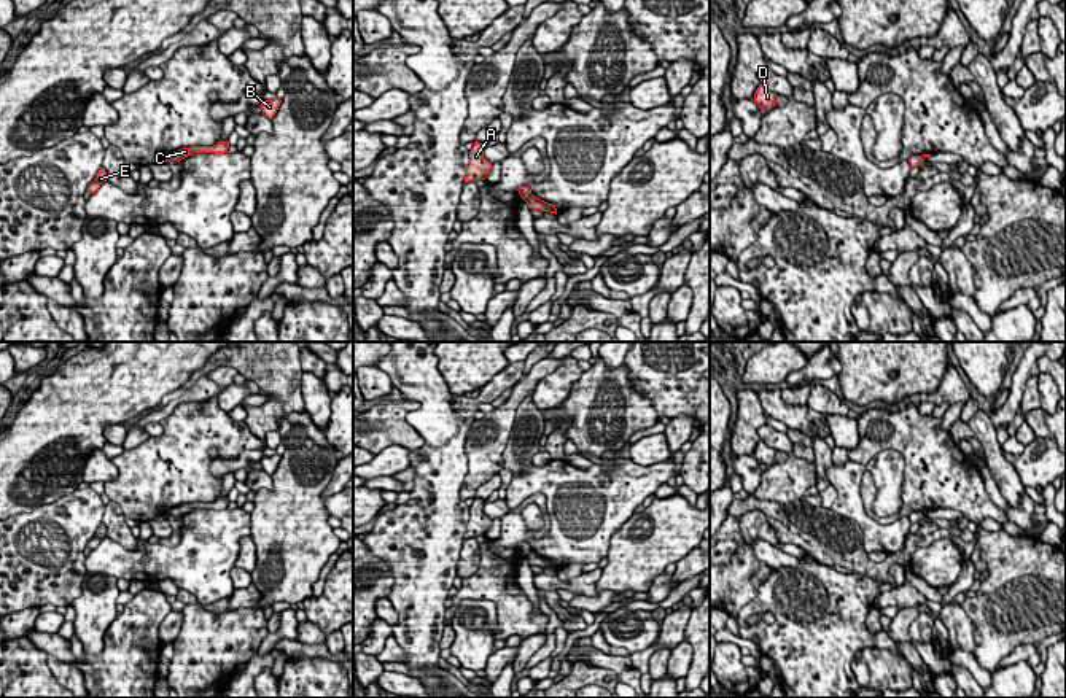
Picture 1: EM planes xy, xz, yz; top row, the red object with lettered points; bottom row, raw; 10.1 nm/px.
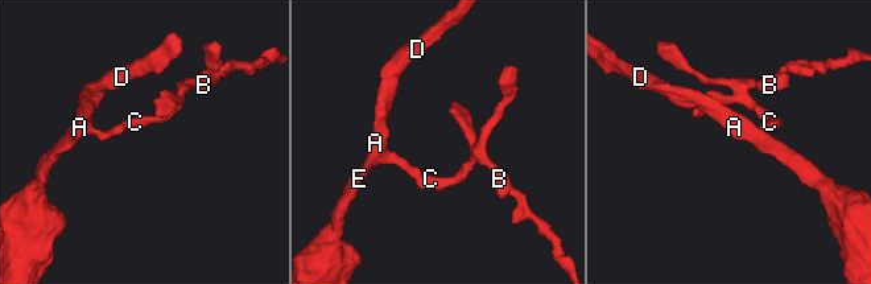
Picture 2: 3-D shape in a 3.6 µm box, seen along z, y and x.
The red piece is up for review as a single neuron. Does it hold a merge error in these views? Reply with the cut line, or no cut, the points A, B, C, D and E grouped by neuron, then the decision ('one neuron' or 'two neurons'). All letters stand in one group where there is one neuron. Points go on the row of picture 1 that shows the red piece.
cut xz (532, 194), (525, 201); groups A D E / B C; two neurons

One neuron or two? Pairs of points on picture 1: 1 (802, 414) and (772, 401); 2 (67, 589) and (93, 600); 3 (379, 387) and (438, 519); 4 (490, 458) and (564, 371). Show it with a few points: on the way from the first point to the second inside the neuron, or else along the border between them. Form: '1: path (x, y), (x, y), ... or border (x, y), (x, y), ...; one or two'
1: path (794, 414), (786, 414), (780, 409); one
2: border (86, 571), (81, 581), (81, 593), (70, 604); two
3: border (376, 366), (393, 385); two
4: border (559, 364), (532, 391); two

